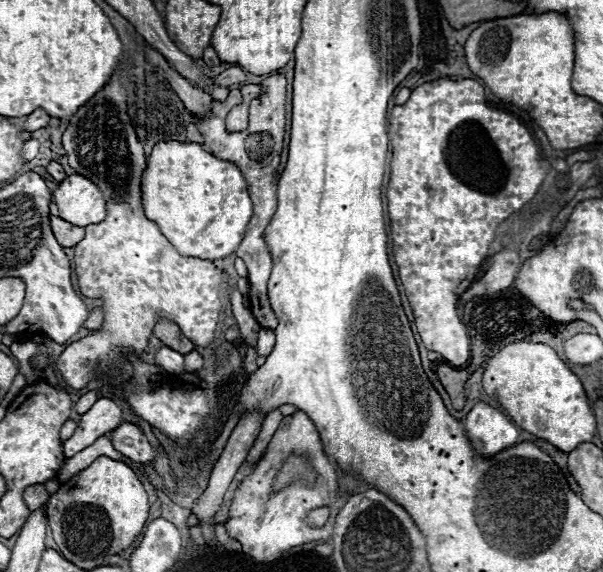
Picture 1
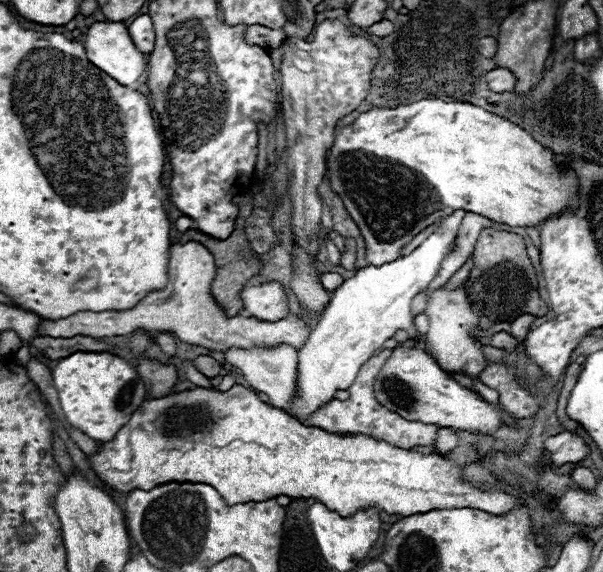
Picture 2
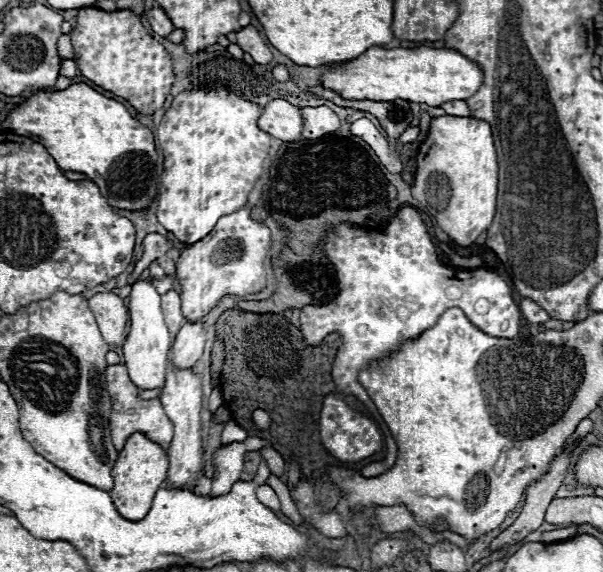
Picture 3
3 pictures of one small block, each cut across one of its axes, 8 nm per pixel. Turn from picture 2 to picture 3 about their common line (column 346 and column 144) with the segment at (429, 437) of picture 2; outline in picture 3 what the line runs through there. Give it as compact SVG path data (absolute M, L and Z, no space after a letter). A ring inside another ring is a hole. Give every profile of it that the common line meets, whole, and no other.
M124 364L106 366L106 386L108 386L108 392L110 392L110 400L112 400L110 432L112 432L112 442L114 442L116 450L122 450L124 442L134 432L142 432L144 436L148 436L152 442L160 444L162 448L168 448L170 446L172 434L174 434L174 426L168 420L168 416L164 414L164 408L160 404L160 398L154 398L154 400L140 398L142 388L138 388L136 384L132 384L132 380L130 380L128 370L126 370Z

